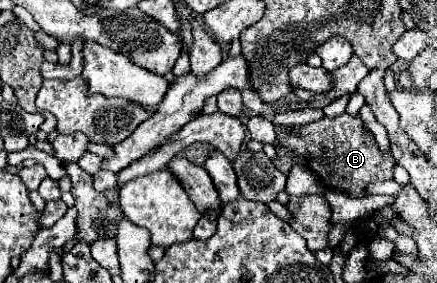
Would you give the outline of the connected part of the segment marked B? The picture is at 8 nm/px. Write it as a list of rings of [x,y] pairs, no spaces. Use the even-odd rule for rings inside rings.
[[[343,112],[339,118],[333,120],[325,116],[323,120],[317,120],[305,128],[297,128],[297,132],[299,136],[287,138],[287,134],[281,128],[277,130],[281,144],[281,148],[277,148],[279,152],[277,168],[285,174],[289,174],[291,170],[291,154],[295,152],[305,158],[305,164],[321,178],[325,186],[337,188],[351,196],[363,196],[363,190],[369,182],[393,178],[393,164],[395,164],[393,156],[383,158],[373,134],[363,132],[363,120],[359,116],[353,118],[347,112]]]

